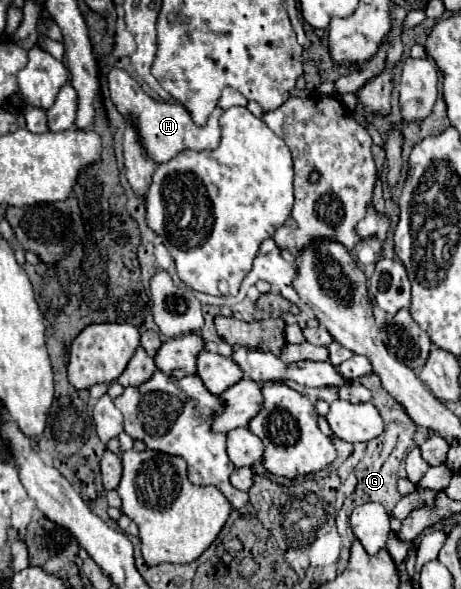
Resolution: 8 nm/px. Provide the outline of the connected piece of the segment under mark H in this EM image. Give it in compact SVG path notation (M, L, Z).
M104 66L106 76L108 76L108 86L110 86L110 96L112 102L118 106L118 112L122 116L136 116L138 118L138 132L142 136L144 148L150 154L150 158L154 162L168 162L170 158L174 158L178 152L182 152L184 148L192 148L192 150L214 150L220 144L220 126L218 126L218 118L224 110L232 108L232 106L246 106L248 100L234 88L224 88L222 98L218 100L216 110L208 116L206 126L196 126L192 116L188 114L188 110L174 102L158 102L152 100L146 92L142 92L142 88L138 86L138 82L134 78L130 78L128 72L116 68L116 66Z

